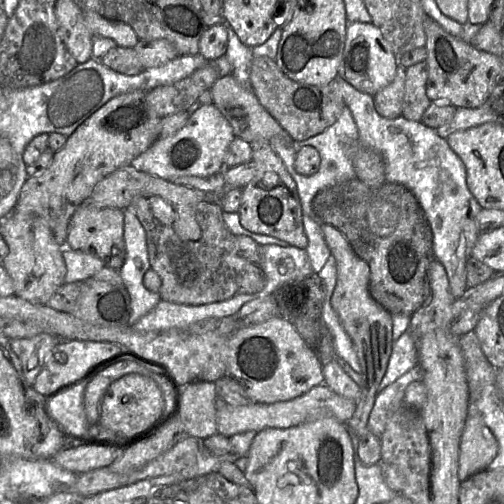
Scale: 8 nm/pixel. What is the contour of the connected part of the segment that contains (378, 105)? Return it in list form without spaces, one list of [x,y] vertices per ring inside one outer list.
[[[398,66],[393,80],[376,95],[374,107],[377,113],[387,119],[396,119],[402,113],[406,68]]]

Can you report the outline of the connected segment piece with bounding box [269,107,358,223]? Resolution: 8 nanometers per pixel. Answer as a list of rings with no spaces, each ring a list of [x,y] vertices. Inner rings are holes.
[[[345,107],[342,110],[340,117],[323,132],[310,137],[309,139],[294,142],[294,143],[282,143],[282,142],[269,142],[275,153],[282,160],[292,179],[294,180],[299,196],[299,200],[302,206],[303,215],[309,216],[316,223],[315,215],[313,214],[311,207],[312,202],[317,194],[323,188],[332,186],[334,184],[344,182],[356,177],[351,158],[350,158],[350,145],[358,142],[358,129],[352,113],[349,108]],[[303,146],[312,146],[319,152],[320,155],[320,167],[319,170],[310,176],[305,176],[298,173],[295,169],[295,156],[296,147],[301,148]]]

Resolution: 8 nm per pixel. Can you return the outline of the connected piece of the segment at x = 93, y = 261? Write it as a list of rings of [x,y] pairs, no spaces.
[[[63,247],[63,258],[66,264],[64,283],[83,282],[105,266],[95,255],[67,247]]]

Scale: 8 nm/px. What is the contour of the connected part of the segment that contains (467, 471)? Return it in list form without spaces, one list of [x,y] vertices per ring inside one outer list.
[[[470,404],[460,438],[458,477],[462,482],[485,470],[497,454],[497,441],[475,404]]]

